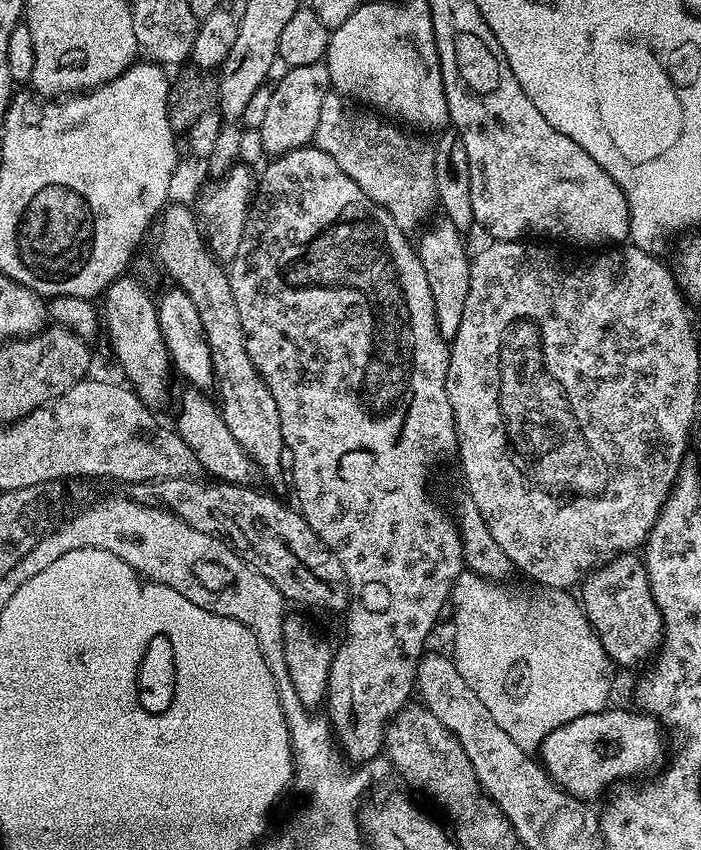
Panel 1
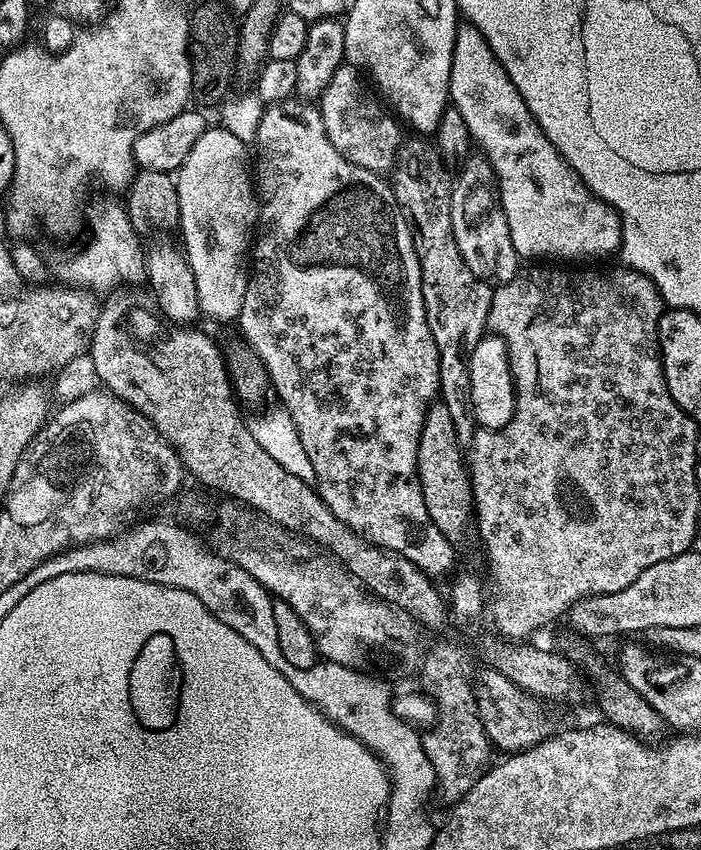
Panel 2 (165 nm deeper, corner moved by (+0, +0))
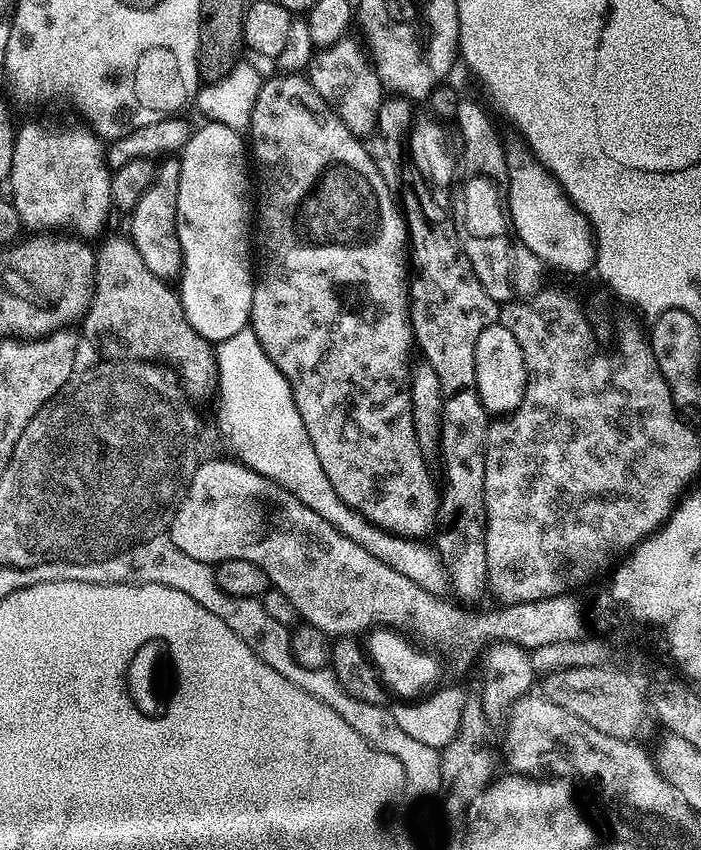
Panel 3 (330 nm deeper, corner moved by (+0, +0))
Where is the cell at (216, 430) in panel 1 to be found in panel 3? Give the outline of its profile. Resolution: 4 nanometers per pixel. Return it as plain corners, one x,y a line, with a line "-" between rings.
127,235
112,236
95,249
96,273
92,301
82,317
82,336
101,352
108,362
163,358
175,368
180,383
189,393
213,391
216,382
216,353
184,317
180,297
159,280
142,262
142,254

